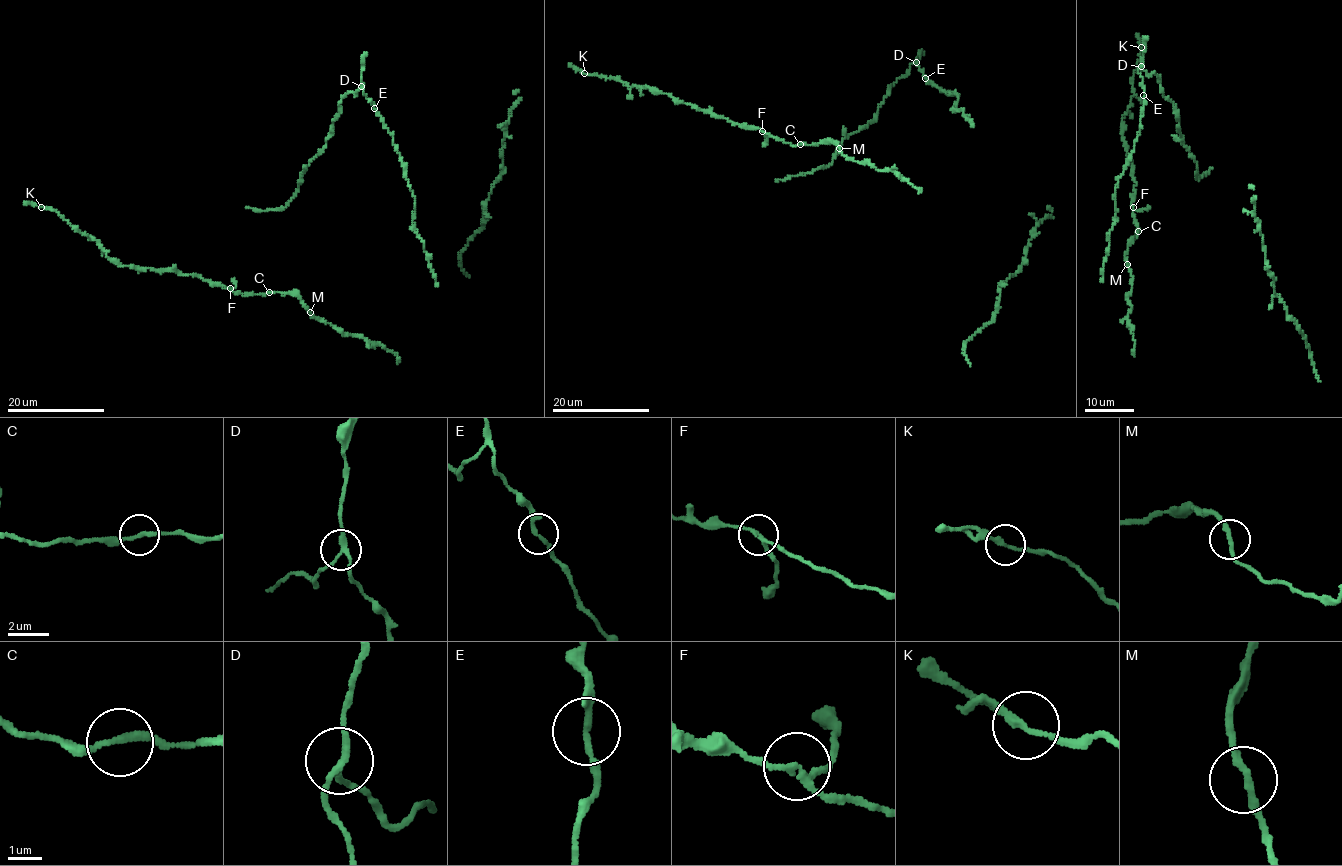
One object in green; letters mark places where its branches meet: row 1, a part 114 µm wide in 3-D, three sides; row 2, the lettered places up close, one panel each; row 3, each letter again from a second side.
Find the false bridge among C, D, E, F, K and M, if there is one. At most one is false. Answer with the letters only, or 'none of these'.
D

